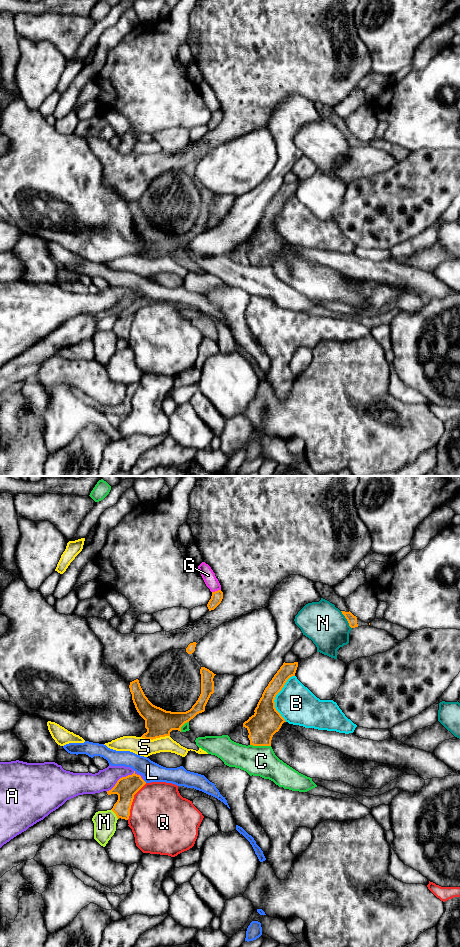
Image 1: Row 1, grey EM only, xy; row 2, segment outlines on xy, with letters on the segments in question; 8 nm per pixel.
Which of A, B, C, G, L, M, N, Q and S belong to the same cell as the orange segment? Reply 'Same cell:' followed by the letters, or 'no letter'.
Same cell: no letter

